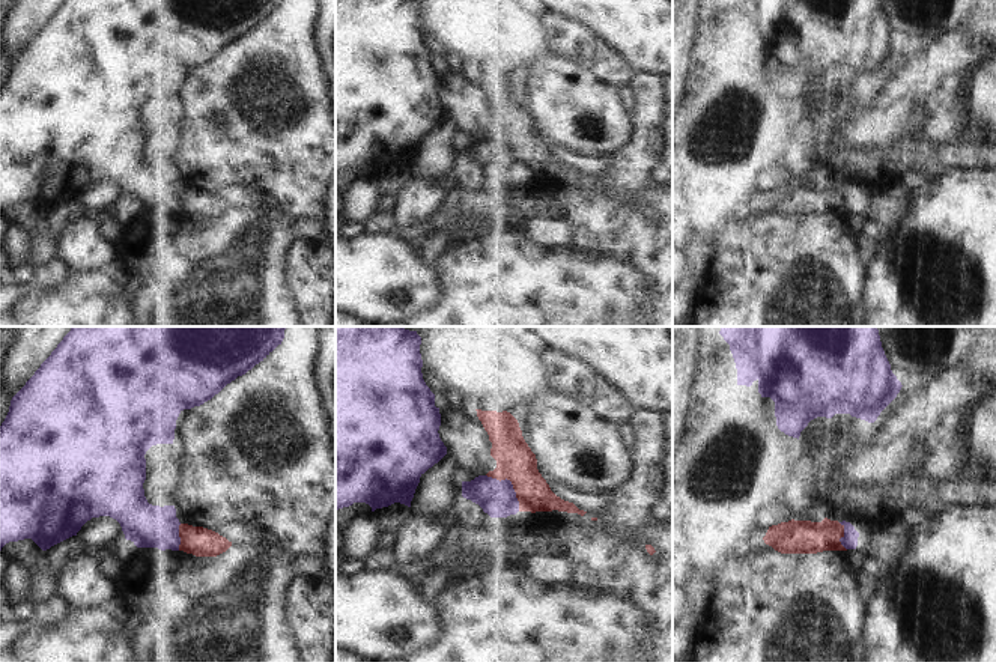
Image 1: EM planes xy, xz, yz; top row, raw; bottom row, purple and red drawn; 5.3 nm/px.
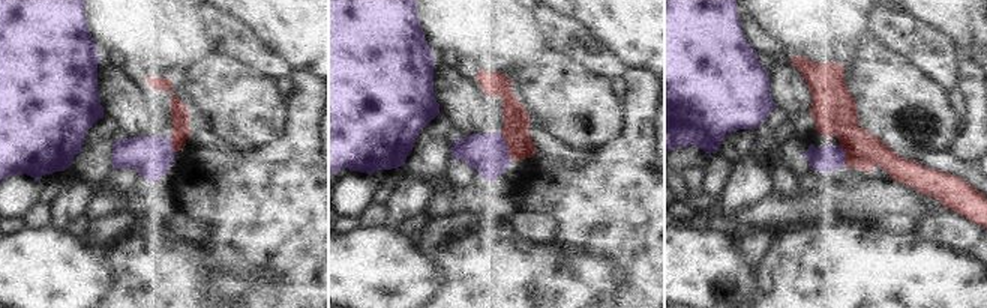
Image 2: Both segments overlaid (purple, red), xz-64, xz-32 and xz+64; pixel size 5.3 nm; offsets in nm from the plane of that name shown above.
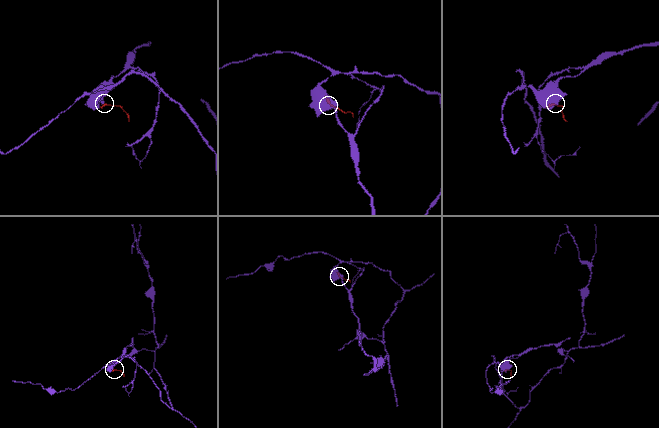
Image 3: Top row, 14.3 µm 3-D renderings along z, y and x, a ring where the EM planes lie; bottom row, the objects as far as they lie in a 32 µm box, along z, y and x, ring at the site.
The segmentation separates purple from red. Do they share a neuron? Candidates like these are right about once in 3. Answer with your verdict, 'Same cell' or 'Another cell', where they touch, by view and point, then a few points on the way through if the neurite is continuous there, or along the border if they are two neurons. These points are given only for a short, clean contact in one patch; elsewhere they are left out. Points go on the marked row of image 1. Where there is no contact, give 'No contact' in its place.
Another cell. Touches purple at xz (512, 485). Boundary: xz (486, 474), (510, 482), (519, 510).

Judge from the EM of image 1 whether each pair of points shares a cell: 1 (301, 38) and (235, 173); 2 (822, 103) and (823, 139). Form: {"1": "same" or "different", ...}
{"1": "same", "2": "same"}

